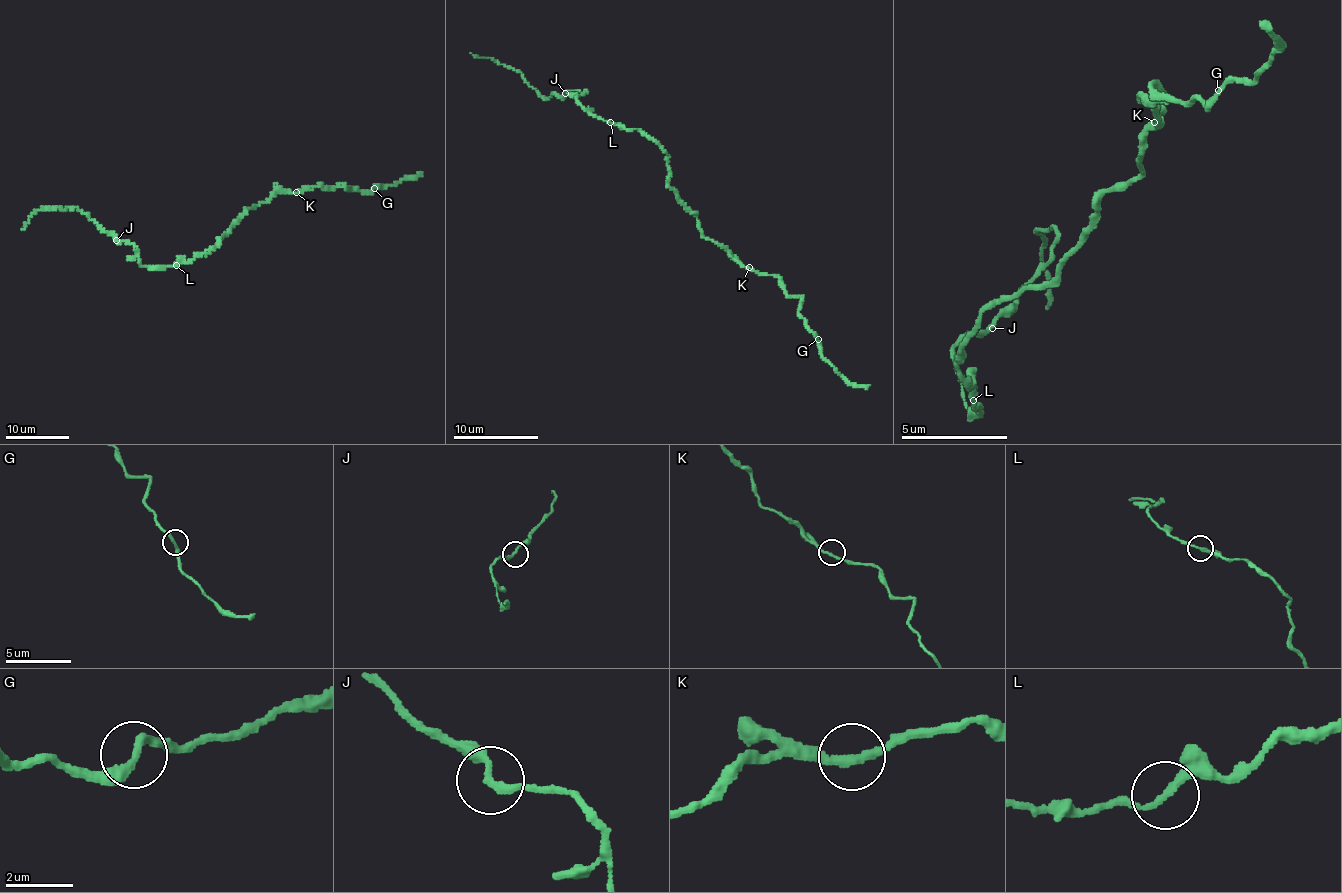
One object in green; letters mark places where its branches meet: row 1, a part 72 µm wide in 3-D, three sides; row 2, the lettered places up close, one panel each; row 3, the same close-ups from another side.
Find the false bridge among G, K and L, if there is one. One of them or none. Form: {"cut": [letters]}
{"cut": ["L"]}

